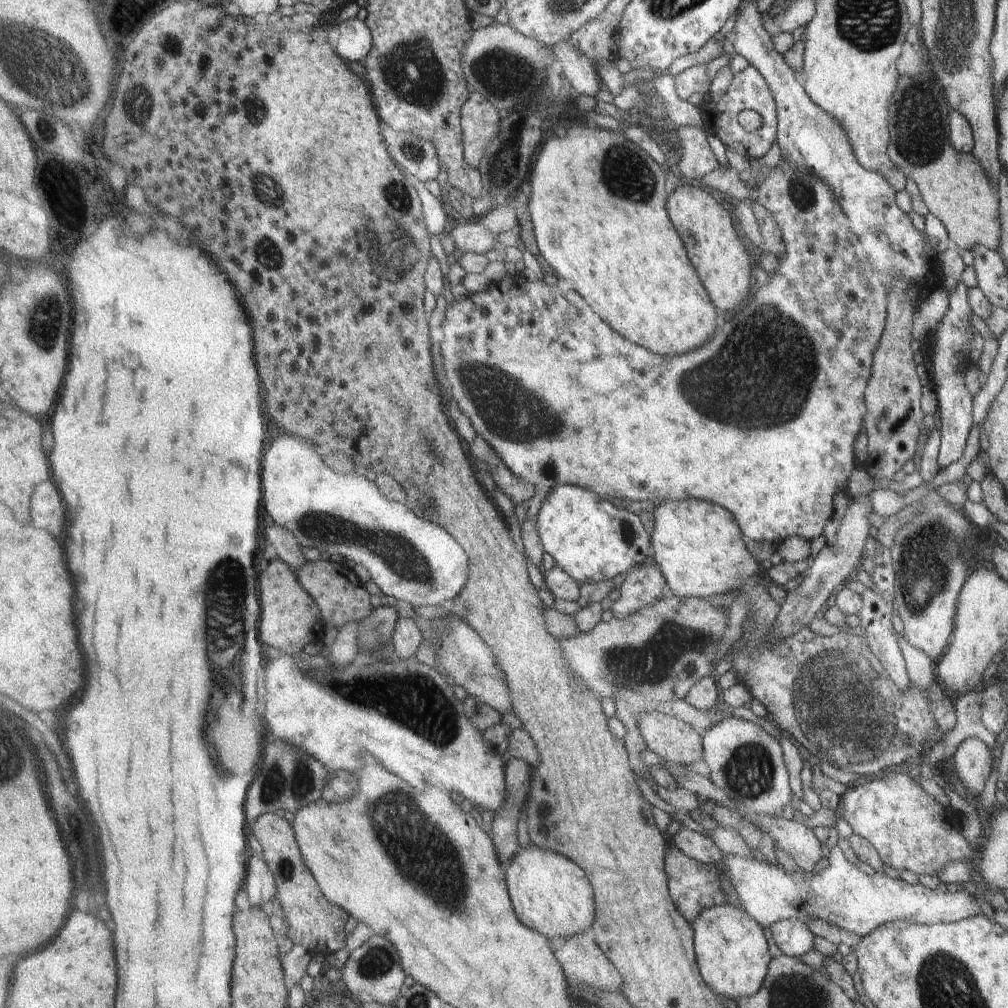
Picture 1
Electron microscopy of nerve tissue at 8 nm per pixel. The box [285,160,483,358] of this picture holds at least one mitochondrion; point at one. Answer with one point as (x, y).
(398, 196)

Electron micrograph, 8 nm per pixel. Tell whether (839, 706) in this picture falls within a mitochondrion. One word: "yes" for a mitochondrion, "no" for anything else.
yes

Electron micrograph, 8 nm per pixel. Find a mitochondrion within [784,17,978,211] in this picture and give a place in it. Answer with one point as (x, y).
(920, 139)

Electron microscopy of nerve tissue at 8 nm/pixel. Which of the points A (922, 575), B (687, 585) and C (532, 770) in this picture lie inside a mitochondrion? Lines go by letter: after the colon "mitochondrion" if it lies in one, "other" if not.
A: mitochondrion
B: other
C: other

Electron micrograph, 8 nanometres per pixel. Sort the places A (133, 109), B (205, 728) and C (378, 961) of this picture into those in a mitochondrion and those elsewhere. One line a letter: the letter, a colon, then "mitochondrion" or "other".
A: mitochondrion
B: other
C: mitochondrion

